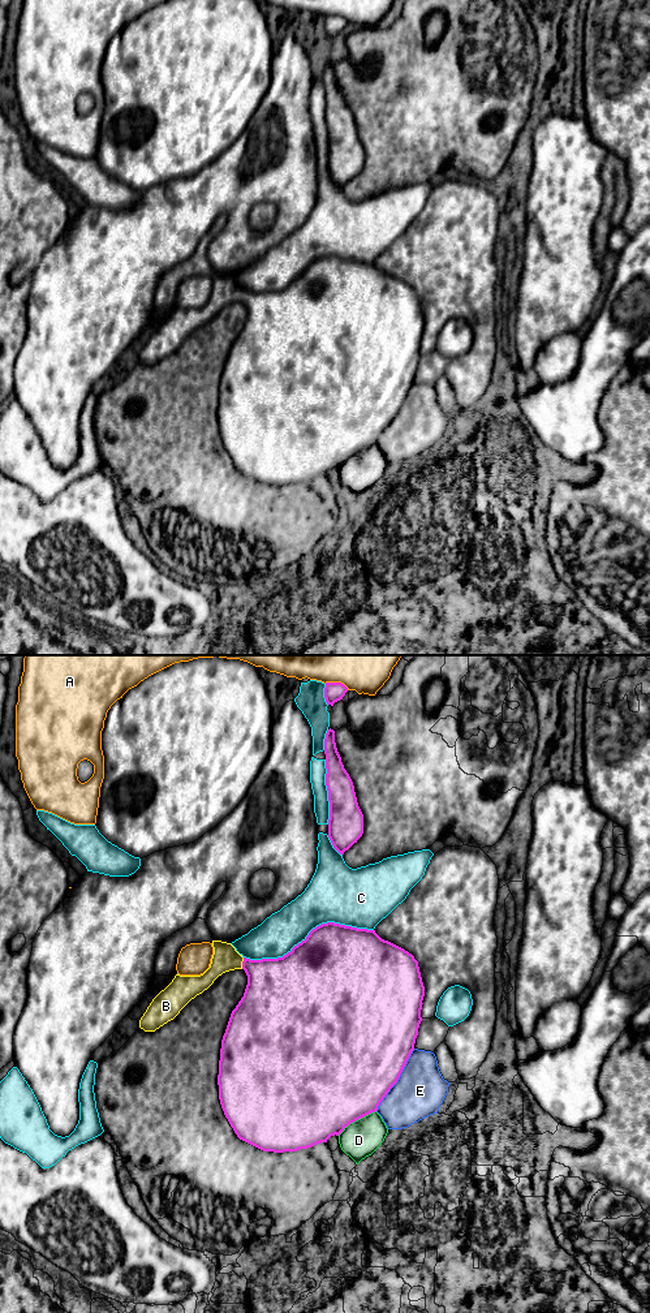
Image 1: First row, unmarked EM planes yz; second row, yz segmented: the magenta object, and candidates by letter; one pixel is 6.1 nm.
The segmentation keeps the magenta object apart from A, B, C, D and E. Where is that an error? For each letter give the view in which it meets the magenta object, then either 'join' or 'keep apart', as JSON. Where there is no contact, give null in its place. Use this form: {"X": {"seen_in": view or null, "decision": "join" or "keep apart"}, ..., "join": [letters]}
{"A": {"seen_in": "yz", "decision": "keep apart"}, "B": {"seen_in": "yz", "decision": "join"}, "C": {"seen_in": "yz", "decision": "keep apart"}, "D": {"seen_in": "yz", "decision": "keep apart"}, "E": {"seen_in": "yz", "decision": "keep apart"}, "join": ["B"]}

